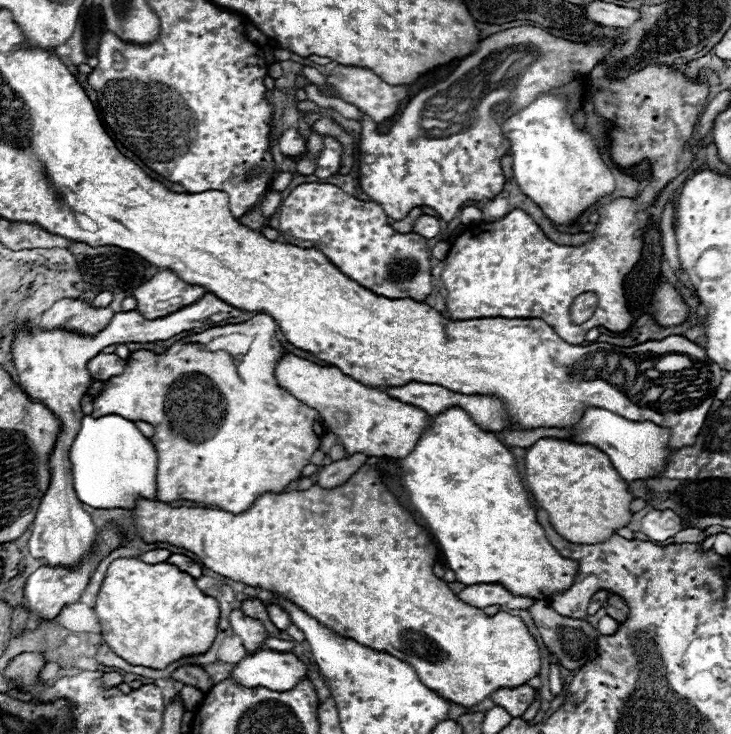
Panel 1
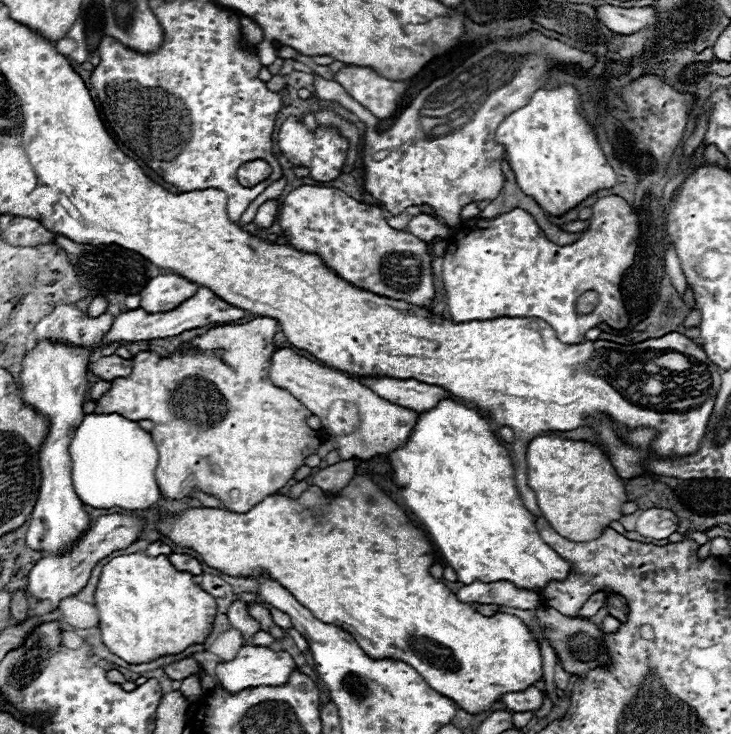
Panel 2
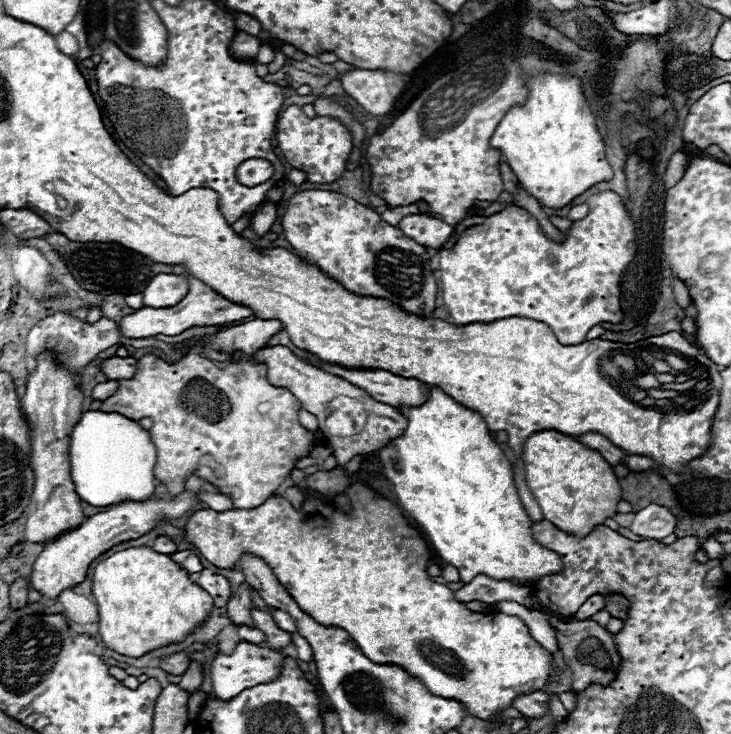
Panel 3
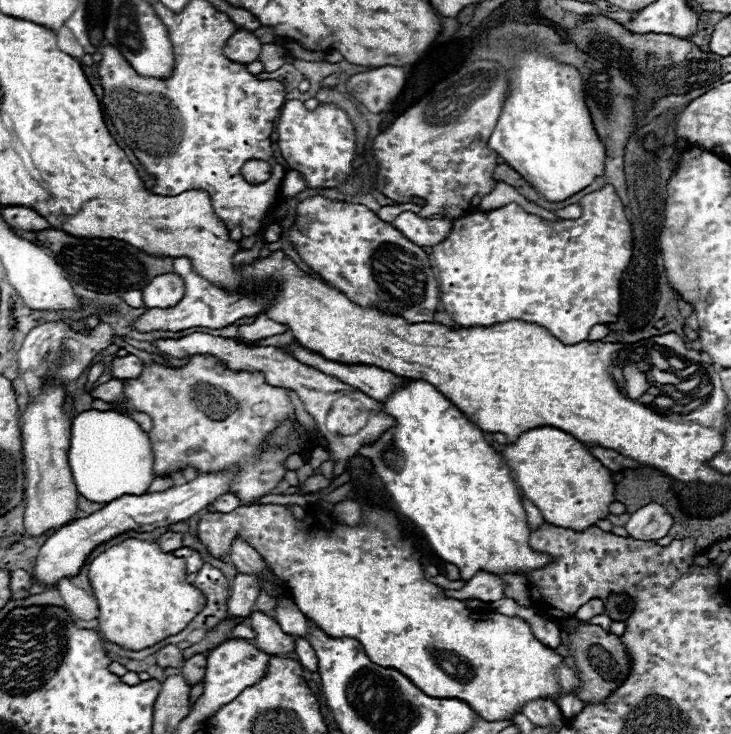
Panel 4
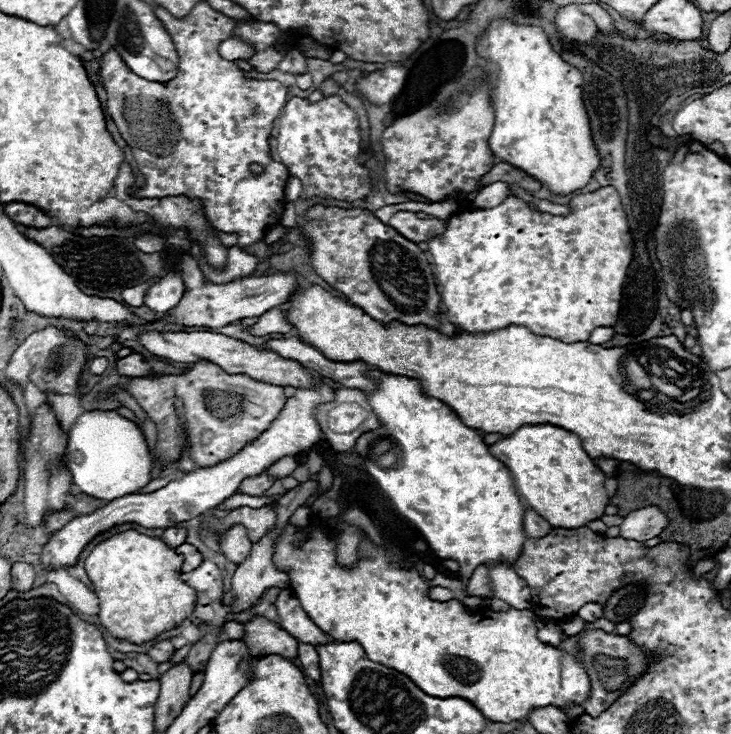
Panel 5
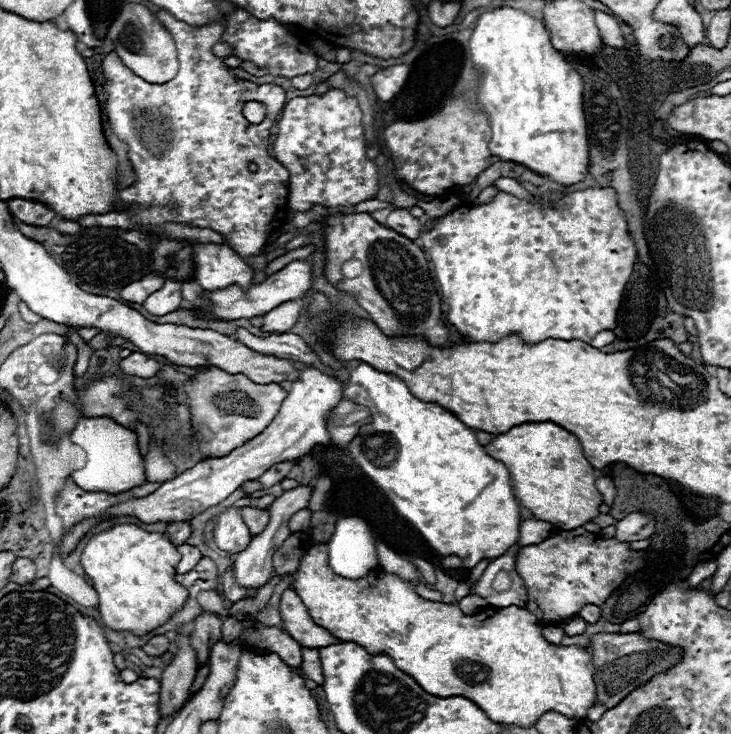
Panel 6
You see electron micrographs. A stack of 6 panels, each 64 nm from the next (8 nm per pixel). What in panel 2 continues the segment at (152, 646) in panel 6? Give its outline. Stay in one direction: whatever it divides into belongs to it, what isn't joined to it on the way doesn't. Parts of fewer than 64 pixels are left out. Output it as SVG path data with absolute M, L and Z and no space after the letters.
M184 658L184 660L176 662L176 664L166 666L164 672L166 672L168 678L172 678L172 680L184 680L184 678L194 676L194 674L200 676L200 664L198 664L194 658Z

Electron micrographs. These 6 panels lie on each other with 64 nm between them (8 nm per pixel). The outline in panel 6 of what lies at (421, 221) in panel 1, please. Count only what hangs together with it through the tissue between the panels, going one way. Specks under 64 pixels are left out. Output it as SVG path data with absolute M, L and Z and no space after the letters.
M406 208L394 210L394 212L388 216L386 224L388 224L388 228L396 230L398 234L402 234L402 236L406 236L406 238L410 238L410 240L420 238L420 234L422 234L422 230L424 230L424 224L420 224L420 220L414 218Z

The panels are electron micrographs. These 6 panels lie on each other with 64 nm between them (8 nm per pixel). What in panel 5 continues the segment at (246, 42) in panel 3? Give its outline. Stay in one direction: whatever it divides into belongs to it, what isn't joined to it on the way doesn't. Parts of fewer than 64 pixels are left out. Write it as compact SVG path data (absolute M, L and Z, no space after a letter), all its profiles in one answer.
M232 36L228 40L224 40L218 48L220 56L224 60L250 60L254 56L254 48L250 44L246 44L244 40L240 40L238 36Z

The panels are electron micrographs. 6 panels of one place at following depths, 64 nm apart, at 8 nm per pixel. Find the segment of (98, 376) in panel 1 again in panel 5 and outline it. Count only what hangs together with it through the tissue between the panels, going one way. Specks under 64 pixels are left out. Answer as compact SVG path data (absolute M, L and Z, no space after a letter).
M130 354L126 358L120 358L116 362L116 370L122 376L130 376L130 378L138 378L138 376L146 376L152 372L152 368L144 362L144 358L140 354Z

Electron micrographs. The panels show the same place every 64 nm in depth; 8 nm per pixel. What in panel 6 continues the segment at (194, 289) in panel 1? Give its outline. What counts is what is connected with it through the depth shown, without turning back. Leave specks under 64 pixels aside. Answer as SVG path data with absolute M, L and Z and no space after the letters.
M166 278L164 286L160 290L156 290L156 292L152 292L144 300L144 308L150 314L156 314L156 316L170 314L170 312L178 310L180 304L182 304L182 282L172 280L172 278Z

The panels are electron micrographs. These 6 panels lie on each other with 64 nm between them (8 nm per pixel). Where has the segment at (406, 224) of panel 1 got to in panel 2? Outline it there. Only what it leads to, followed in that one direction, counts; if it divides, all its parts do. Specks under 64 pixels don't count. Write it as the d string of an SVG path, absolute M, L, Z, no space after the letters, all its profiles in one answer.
M418 206L406 208L400 216L390 216L390 218L388 218L388 224L390 224L392 228L396 228L396 230L404 230L406 224L408 224L408 220L412 220L412 216L416 216L416 214L420 214L420 208L418 208Z

